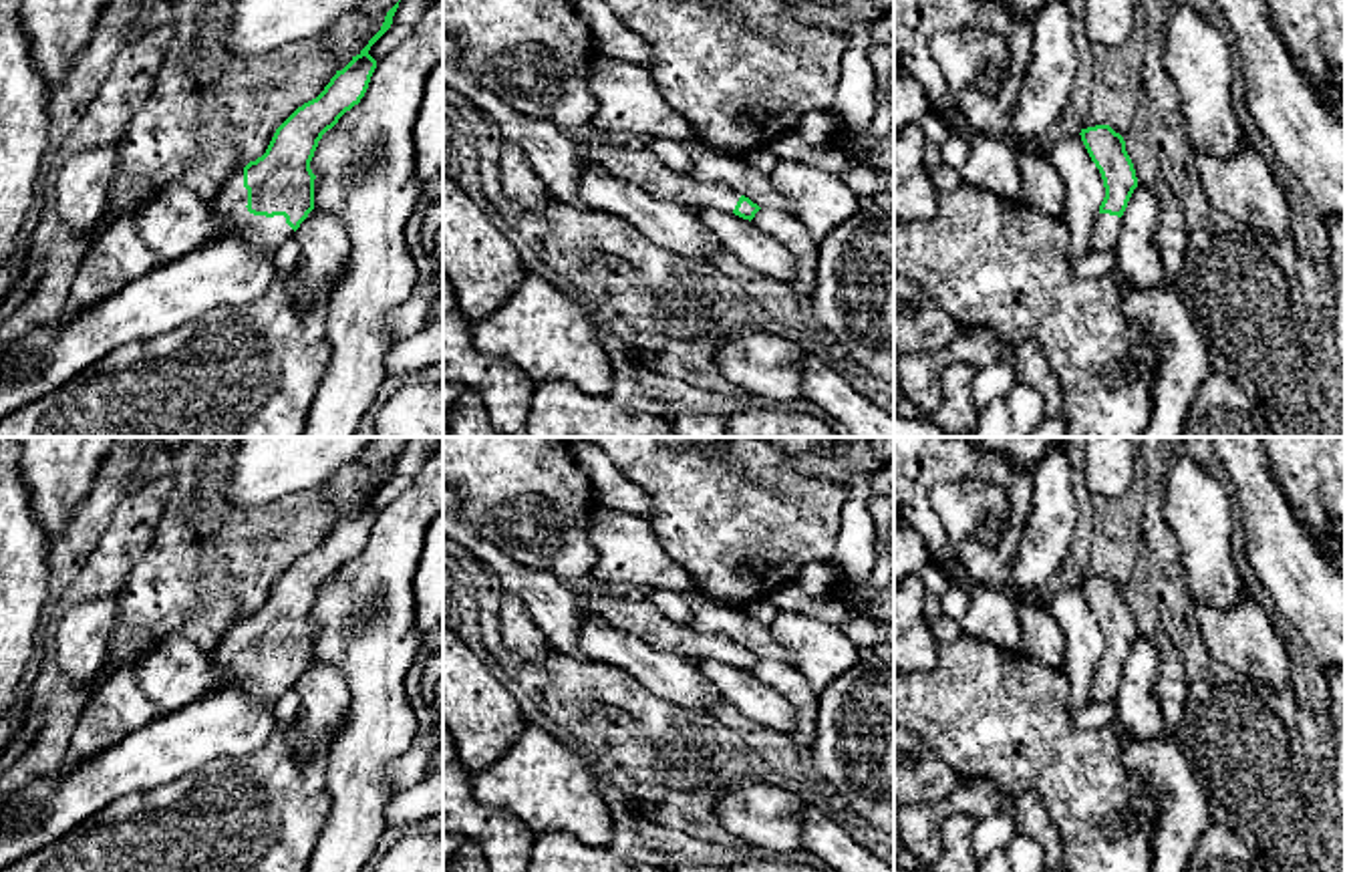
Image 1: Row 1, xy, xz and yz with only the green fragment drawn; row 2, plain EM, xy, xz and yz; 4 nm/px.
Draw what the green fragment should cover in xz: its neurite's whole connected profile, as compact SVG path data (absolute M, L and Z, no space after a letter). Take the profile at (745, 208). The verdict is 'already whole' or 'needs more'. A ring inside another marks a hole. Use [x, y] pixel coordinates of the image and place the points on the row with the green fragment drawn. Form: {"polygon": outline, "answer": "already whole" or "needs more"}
{"polygon": "M640 141L620 143L586 143L580 155L618 179L624 179L646 193L677 203L687 209L721 209L743 220L753 220L761 209L749 197L717 181L699 181L693 175L679 173L664 165Z", "answer": "needs more"}

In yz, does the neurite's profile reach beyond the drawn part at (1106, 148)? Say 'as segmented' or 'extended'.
extended

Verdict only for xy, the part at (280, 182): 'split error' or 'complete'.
split error

